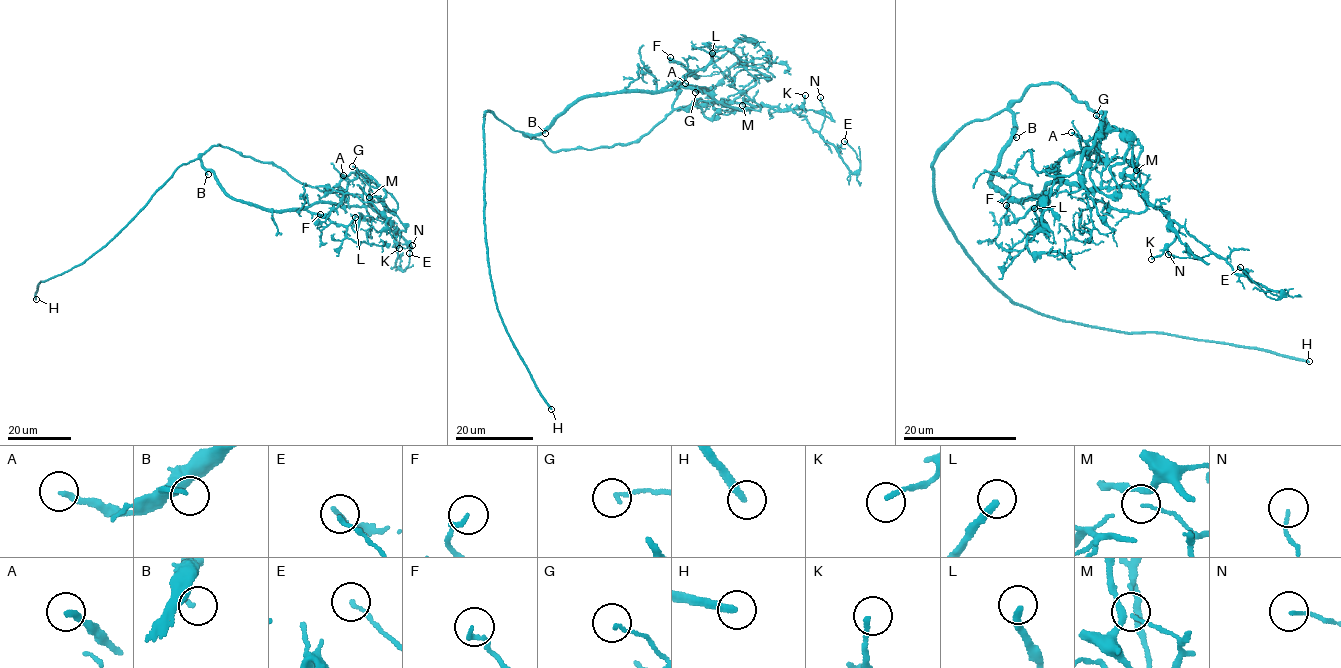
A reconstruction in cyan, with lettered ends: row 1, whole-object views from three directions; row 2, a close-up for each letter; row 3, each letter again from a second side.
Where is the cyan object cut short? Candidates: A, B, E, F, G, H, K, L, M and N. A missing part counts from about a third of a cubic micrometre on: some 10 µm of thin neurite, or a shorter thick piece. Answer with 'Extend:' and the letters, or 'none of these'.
Extend: H, L

